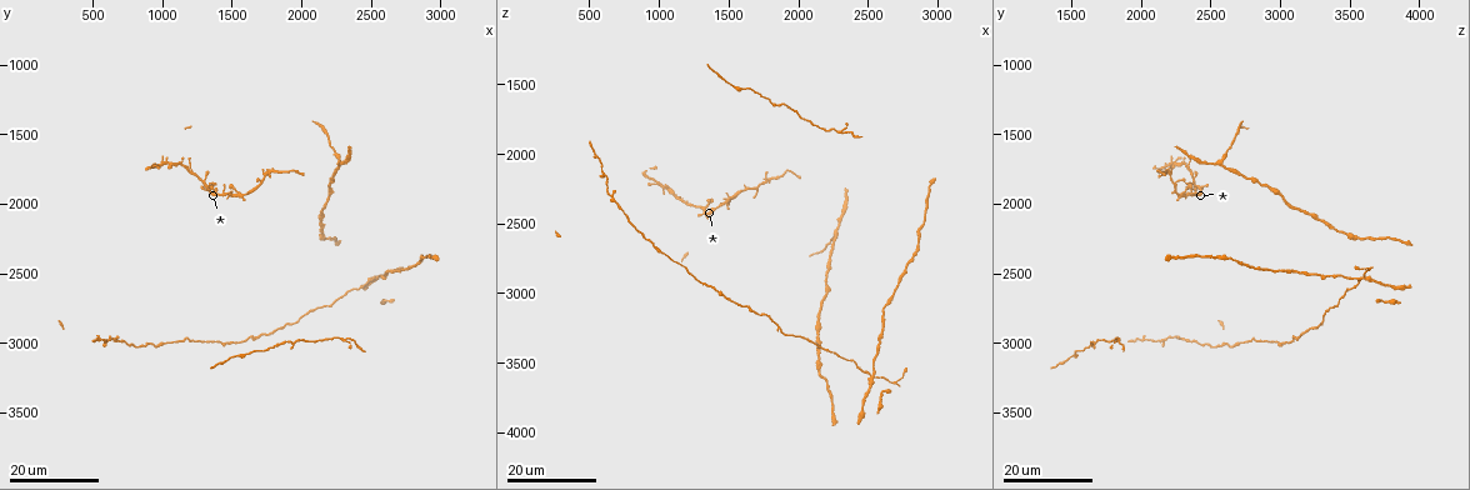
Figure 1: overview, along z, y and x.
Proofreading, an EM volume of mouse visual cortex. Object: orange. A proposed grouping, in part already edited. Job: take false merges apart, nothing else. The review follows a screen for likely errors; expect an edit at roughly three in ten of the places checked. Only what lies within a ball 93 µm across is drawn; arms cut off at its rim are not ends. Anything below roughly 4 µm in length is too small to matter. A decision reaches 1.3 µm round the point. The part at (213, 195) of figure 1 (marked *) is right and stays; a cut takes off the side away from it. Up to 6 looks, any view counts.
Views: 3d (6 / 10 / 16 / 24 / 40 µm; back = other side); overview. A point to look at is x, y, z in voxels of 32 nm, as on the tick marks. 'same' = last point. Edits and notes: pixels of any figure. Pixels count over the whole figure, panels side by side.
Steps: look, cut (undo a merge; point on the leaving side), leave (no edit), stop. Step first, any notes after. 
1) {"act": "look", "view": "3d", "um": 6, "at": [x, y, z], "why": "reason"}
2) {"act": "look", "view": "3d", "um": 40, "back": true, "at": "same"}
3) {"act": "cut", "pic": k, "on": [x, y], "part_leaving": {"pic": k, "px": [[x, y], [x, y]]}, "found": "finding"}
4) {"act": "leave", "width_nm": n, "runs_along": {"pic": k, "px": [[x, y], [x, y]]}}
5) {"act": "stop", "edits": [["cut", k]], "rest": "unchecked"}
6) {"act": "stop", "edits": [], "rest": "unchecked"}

{"act": "look", "view": "3d", "um": 24, "at": [660, 2980, 2320], "why": "a fork"}

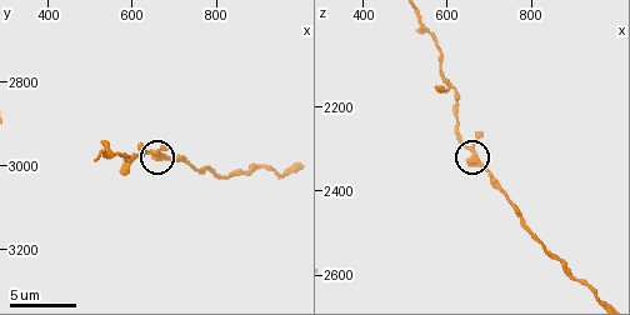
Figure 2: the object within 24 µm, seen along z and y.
{"act": "look", "view": "3d", "um": 6, "at": [660, 2975, 2325]}

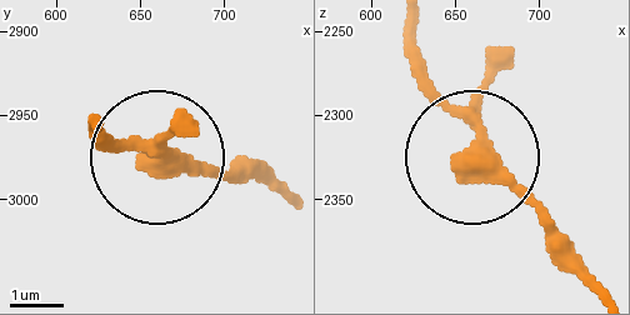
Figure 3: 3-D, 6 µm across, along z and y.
{"act": "leave", "width_nm": 300, "runs_along": {"pic": 3, "px": [[605, 293], [556, 226], [489, 173], [413, 55]]}, "found": "one cell here"}

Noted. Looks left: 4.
{"act": "look", "view": "3d", "um": 24, "at": [1180, 1760, 2340], "why": "branch point"}

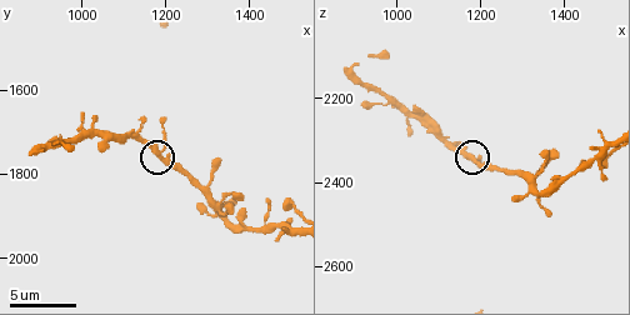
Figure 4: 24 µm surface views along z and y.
{"act": "look", "view": "3d", "um": 6, "at": [1180, 1740, 2345], "why": "zoom in"}

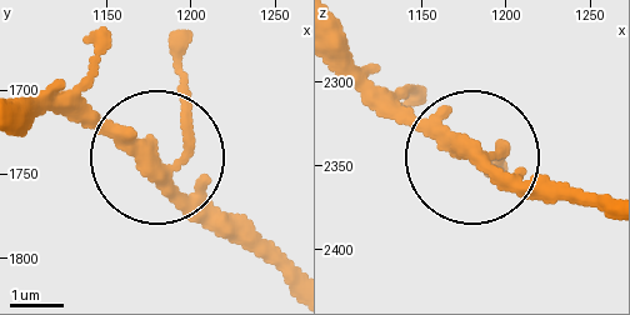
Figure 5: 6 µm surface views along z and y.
{"act": "leave", "width_nm": 290, "found": "continuous, no second cell"}

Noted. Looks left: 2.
{"act": "look", "view": "3d", "um": 16, "at": [2500, 2540, 3600], "why": "four arms meet"}

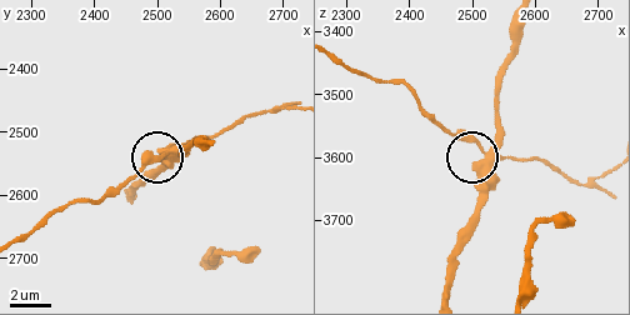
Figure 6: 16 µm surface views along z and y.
{"act": "look", "view": "3d", "um": 10, "at": [2520, 2530, 3585], "why": "zoom in"}

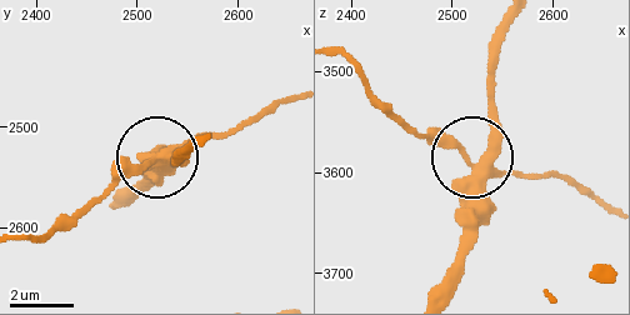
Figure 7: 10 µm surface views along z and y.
{"act": "cut", "pic": 7, "on": [460, 204], "part_leaving": {"pic": 7, "px": [[486, 165], [486, 219], [454, 291]]}, "found": "a second cell is stuck on"}

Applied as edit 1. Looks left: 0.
{"act": "stop", "edits": [["cut", 7]], "rest": "unchecked"}

